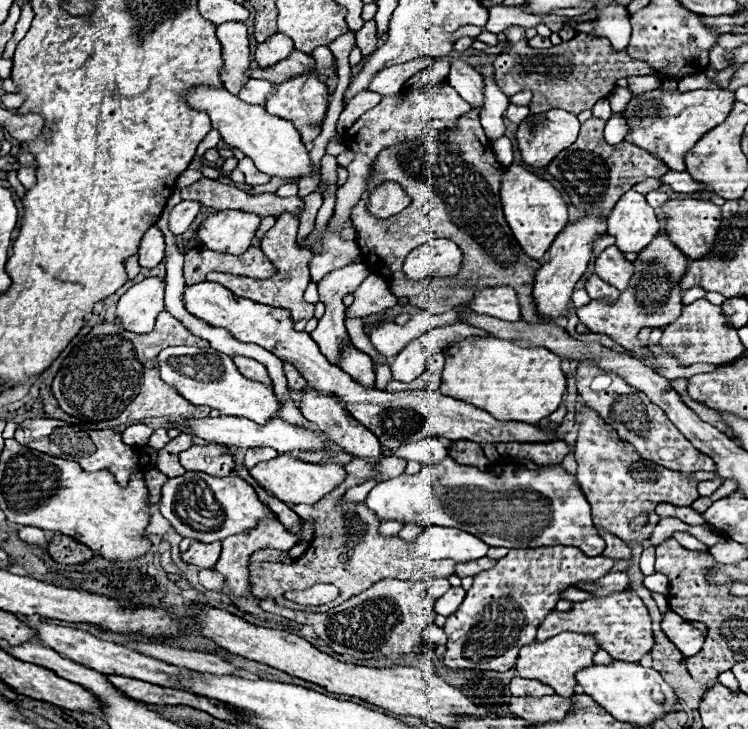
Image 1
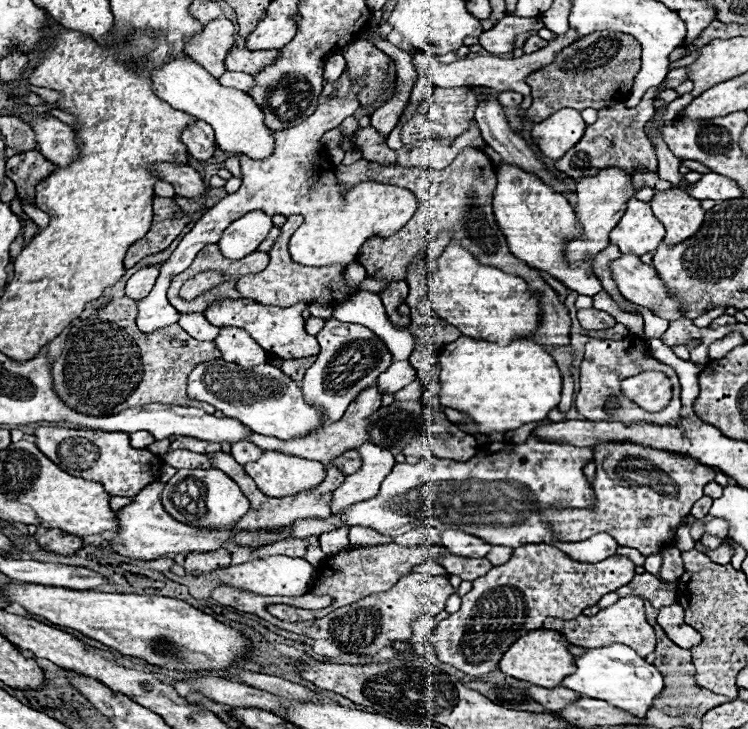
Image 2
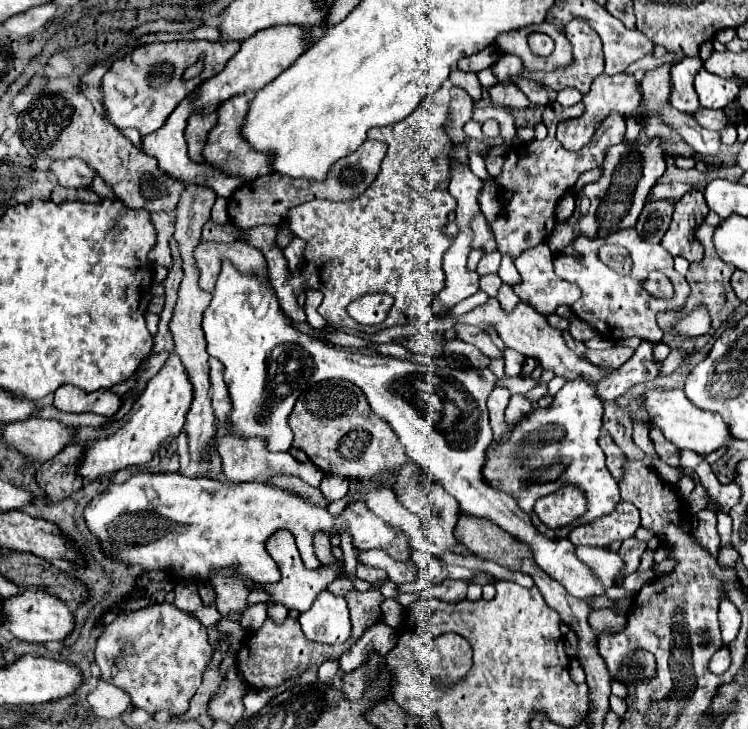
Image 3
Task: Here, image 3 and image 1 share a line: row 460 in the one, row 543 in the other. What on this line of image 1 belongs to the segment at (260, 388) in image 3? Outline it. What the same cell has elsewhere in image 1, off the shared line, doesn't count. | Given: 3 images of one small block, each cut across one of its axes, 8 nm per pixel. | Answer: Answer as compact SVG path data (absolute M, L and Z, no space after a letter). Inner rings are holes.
M430 524L426 526L424 534L412 544L414 556L432 558L432 560L444 560L450 558L454 562L470 562L484 558L488 552L488 544L484 544L480 538L462 532L458 528L444 528Z

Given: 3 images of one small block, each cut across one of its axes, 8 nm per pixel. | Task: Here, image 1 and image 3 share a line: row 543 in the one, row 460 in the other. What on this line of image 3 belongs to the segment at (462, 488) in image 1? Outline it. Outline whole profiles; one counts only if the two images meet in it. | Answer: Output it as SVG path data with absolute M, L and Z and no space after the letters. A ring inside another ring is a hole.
M586 380L566 382L566 386L554 396L548 408L532 410L528 416L524 416L520 422L512 426L508 436L504 436L496 446L490 446L486 450L482 476L486 484L490 484L492 488L514 496L524 512L530 512L538 498L555 492L561 486L578 486L588 496L588 512L574 524L588 524L604 514L610 514L620 502L618 484L606 468L605 455L596 442L600 436L600 426L602 402L598 402L594 386ZM550 464L566 464L558 481L552 484L530 484L528 478L534 474L534 470L546 470Z

